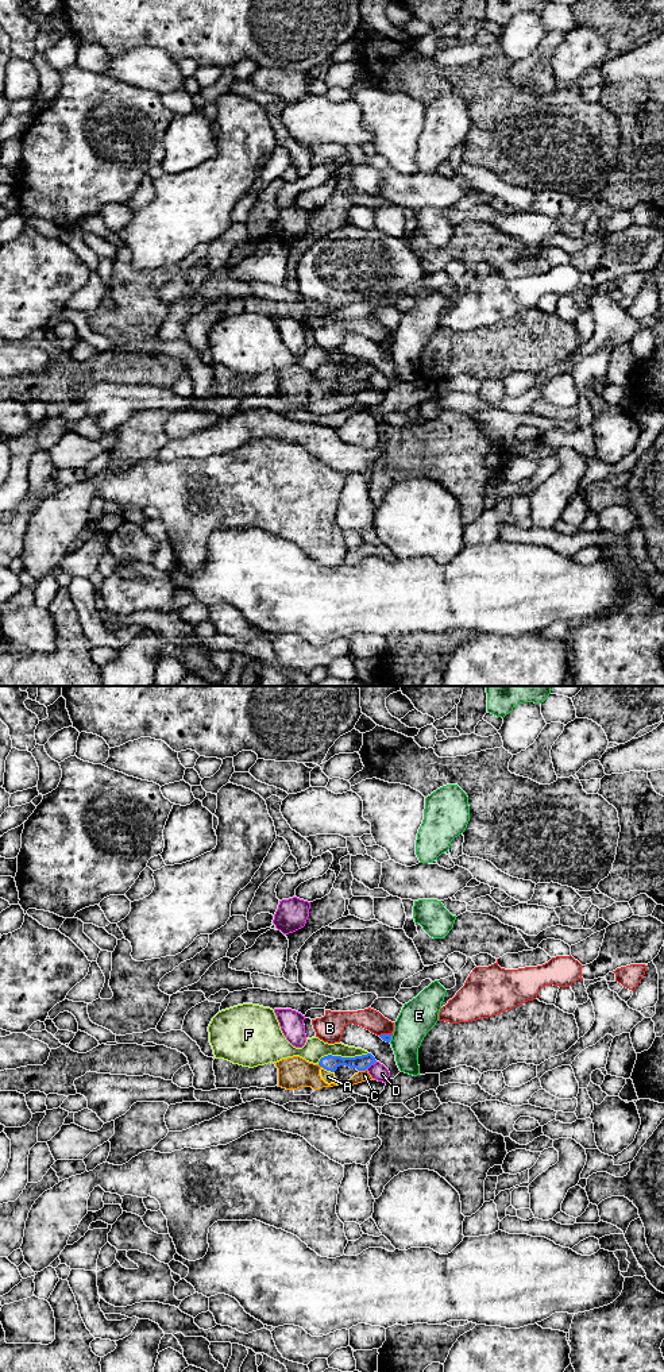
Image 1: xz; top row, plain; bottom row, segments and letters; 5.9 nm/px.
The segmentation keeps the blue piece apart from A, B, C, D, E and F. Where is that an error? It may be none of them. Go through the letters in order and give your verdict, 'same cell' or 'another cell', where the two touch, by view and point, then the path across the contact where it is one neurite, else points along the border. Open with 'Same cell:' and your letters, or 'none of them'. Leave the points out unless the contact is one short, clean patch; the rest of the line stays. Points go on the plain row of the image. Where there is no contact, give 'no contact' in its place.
Same cell: A
A: same cell | xz (328, 378) | across xz (329, 372), (328, 378), (328, 385)
B: another cell | xz (385, 343)
C: another cell | xz (362, 378)
D: another cell | xz (370, 373)
E: another cell | xz (390, 347) | along xz (392, 345), (389, 350)
F: another cell | xz (340, 365) | along xz (367, 361), (359, 365), (324, 363), (317, 372)

